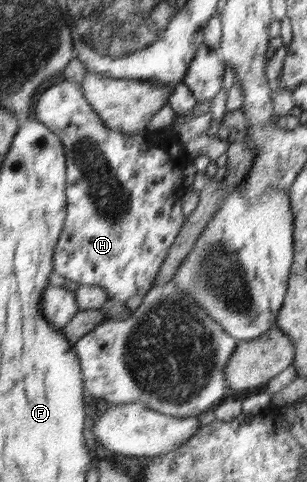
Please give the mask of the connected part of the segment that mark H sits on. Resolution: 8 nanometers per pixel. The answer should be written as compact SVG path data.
M55 81L53 85L49 85L39 99L35 100L33 105L35 114L33 117L37 121L43 122L55 135L59 136L61 143L64 145L66 157L66 183L65 183L65 196L67 196L67 215L65 215L65 223L63 223L63 231L59 235L59 241L55 245L55 253L53 253L53 271L57 275L62 275L65 279L76 281L80 285L91 285L101 287L108 291L111 301L118 301L125 304L131 297L137 295L143 297L148 293L152 287L155 276L162 266L163 260L169 253L169 248L175 242L179 230L183 227L186 217L183 215L181 198L185 194L187 187L183 184L183 171L185 165L181 167L179 159L175 161L175 165L169 165L169 153L163 145L163 141L155 135L150 135L147 129L138 131L137 133L121 133L115 129L107 129L107 125L103 125L103 121L99 119L99 115L95 113L94 109L89 105L89 102L83 95L83 91L79 84L72 83L71 81Z

